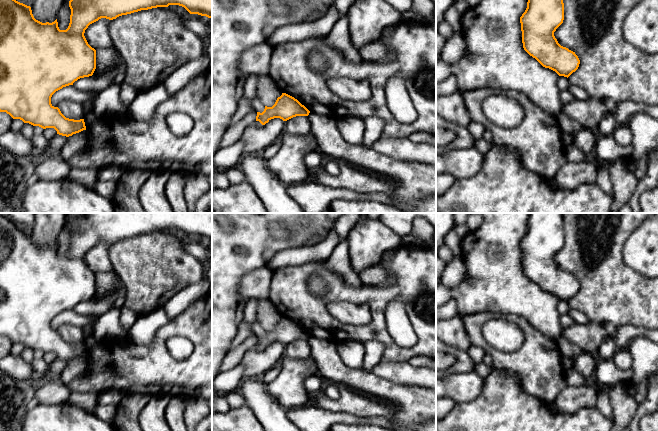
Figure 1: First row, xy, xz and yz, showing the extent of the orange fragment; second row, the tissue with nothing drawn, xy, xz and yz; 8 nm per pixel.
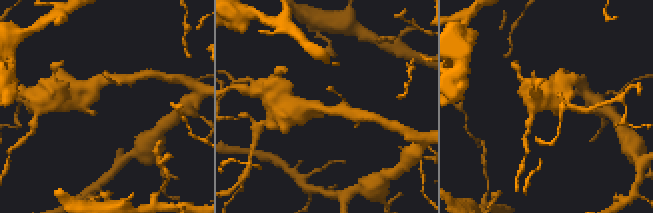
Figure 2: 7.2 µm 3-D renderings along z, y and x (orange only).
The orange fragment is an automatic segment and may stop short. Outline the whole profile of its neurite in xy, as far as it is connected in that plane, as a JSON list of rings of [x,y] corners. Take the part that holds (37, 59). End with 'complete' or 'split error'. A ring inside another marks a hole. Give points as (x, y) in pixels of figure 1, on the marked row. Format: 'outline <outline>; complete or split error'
outline [[[0,0],[0,112],[43,129],[54,128],[57,134],[66,137],[86,130],[84,119],[66,118],[58,107],[51,104],[51,97],[56,91],[73,85],[80,78],[92,76],[96,69],[96,50],[88,44],[85,30],[101,18],[113,20],[122,15],[169,5],[182,6],[190,14],[212,20],[212,0],[70,0],[70,23],[66,30],[60,30],[57,19],[52,23],[42,23],[34,18],[30,6],[16,0]]]; complete

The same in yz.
outline [[[528,0],[527,8],[520,17],[524,50],[543,67],[555,71],[559,76],[569,77],[575,72],[580,60],[575,52],[561,46],[554,36],[564,20],[563,0]]]; complete

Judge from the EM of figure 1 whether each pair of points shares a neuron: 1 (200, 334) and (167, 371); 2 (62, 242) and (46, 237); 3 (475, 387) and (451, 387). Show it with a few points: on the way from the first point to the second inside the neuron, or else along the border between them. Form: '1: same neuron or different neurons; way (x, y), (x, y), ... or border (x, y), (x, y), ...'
1: same neuron; way (200, 347), (200, 353), (180, 371)
2: different neurons; border (65, 223), (58, 234), (56, 242)
3: same neuron; way (469, 387), (457, 387)

